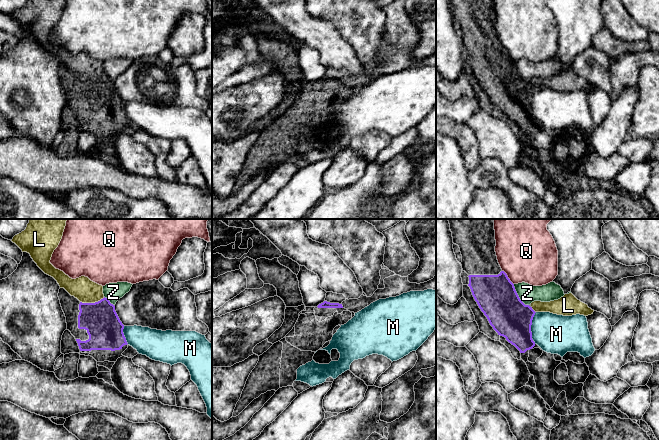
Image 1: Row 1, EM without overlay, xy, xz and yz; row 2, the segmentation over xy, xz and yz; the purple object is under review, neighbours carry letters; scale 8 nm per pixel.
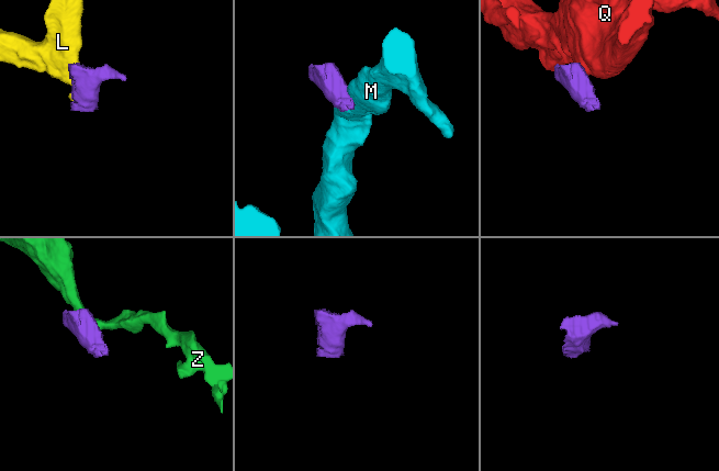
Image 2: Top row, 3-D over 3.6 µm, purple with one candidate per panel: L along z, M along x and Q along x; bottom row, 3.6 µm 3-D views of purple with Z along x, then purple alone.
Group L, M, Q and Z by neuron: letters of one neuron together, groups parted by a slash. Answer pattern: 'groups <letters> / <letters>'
groups L / M / Q / Z

